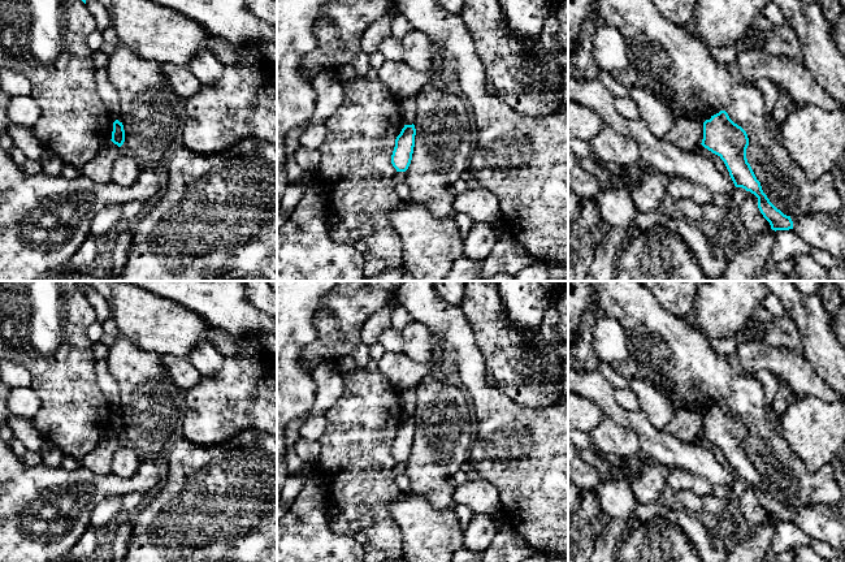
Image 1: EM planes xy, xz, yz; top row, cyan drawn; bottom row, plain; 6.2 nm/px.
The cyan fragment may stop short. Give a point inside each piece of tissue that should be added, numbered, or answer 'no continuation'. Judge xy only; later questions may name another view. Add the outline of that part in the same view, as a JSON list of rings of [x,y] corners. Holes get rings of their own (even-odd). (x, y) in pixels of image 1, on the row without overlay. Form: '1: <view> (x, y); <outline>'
no continuation

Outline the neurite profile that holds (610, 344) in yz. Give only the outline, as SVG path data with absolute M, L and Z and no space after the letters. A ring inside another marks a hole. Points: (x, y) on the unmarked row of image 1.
M599 314L593 329L592 351L599 362L623 363L629 354L629 341L619 321Z

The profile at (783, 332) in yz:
M786 315L771 323L759 323L750 319L744 330L753 332L755 334L754 341L786 347L797 354L802 354L797 327Z

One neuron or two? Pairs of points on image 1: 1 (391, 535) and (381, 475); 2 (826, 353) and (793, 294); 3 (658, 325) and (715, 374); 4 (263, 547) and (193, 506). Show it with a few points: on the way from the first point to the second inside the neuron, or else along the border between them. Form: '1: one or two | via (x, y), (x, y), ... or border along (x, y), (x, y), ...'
1: one | via (381, 521), (381, 489)
2: one | via (817, 338), (813, 323), (801, 308)
3: one | via (672, 340), (701, 368)
4: one | via (246, 530), (225, 509), (209, 509)

